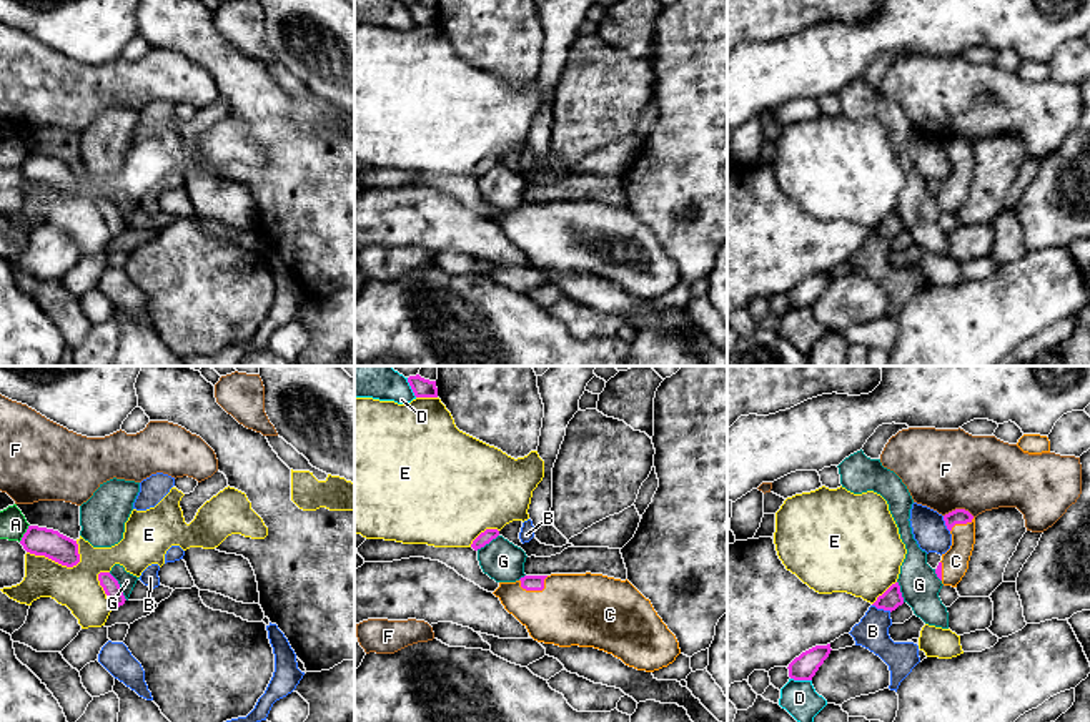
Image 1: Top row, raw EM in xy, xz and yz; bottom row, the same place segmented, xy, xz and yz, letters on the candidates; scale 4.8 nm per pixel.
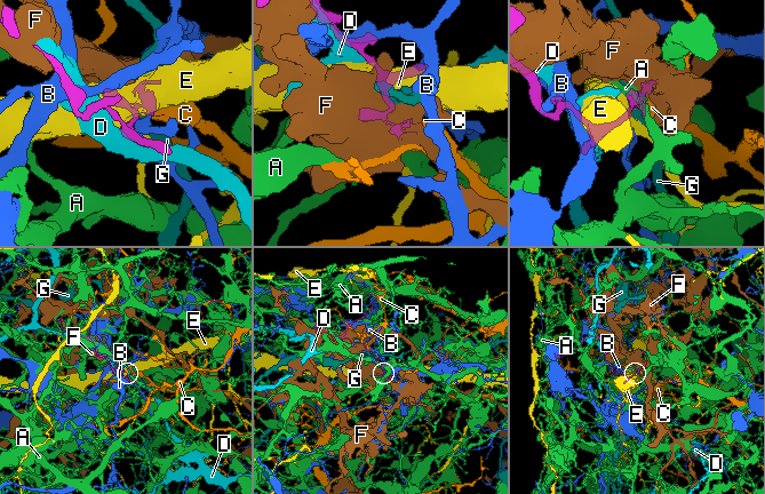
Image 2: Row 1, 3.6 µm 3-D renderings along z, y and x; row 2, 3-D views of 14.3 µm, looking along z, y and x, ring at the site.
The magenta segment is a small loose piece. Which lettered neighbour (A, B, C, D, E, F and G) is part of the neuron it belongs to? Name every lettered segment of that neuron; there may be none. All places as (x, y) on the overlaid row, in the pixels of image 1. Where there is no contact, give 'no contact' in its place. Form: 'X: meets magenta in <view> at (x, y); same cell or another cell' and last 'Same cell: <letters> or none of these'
A: meets magenta in xy at (25, 533); another cell
B: meets magenta in yz at (882, 608); another cell
C: meets magenta in xz at (536, 589); same cell
D: meets magenta in yz at (801, 679); another cell
E: meets magenta in xy at (54, 559); another cell
F: meets magenta in yz at (959, 509); another cell
G: meets magenta in xy at (118, 586); another cell
Same cell: C

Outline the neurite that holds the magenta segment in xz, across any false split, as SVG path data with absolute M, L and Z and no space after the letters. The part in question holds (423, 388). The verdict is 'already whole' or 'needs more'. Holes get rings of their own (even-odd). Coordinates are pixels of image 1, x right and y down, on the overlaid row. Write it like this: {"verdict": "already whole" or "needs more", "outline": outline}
{"verdict": "already whole", "outline": "M416 374L409 376L408 383L416 398L438 398L436 381L429 381Z"}

